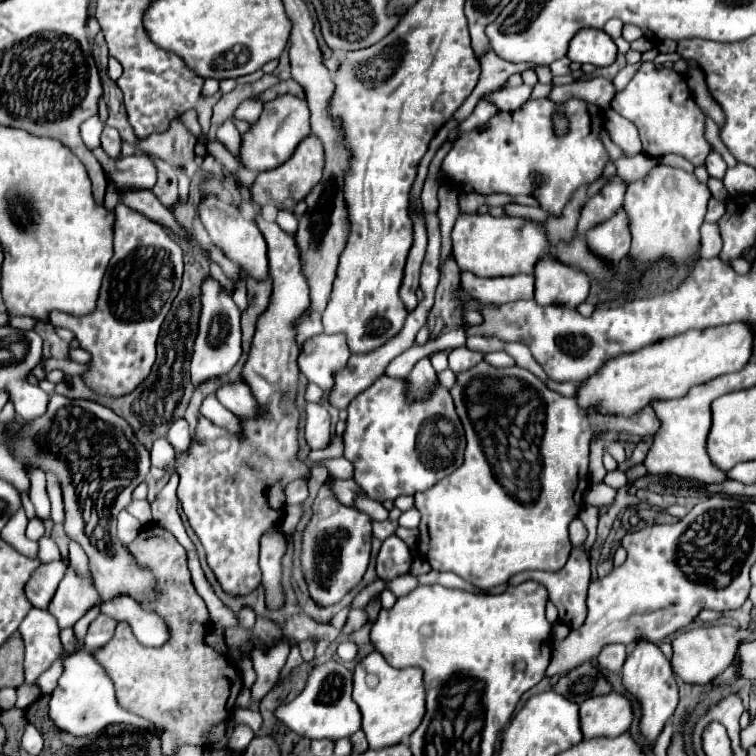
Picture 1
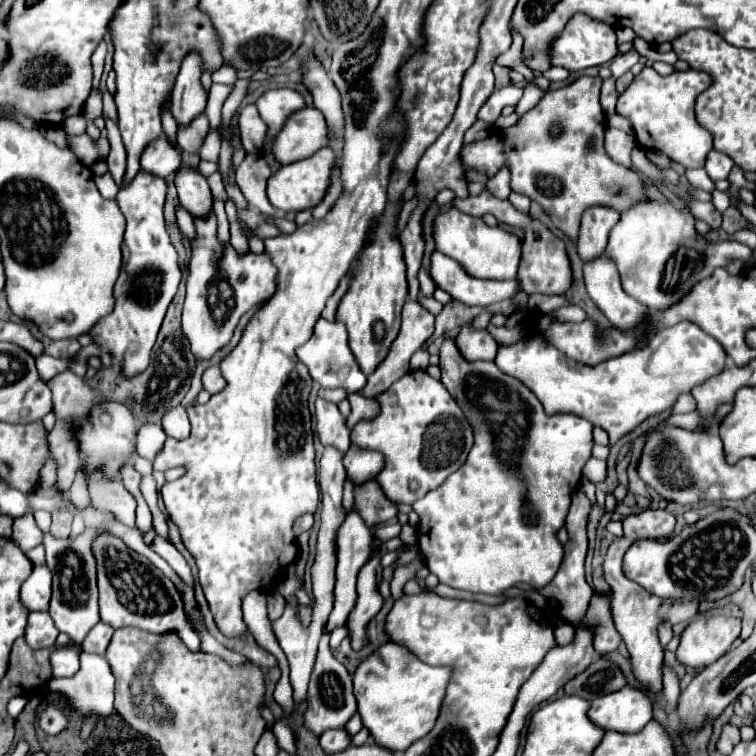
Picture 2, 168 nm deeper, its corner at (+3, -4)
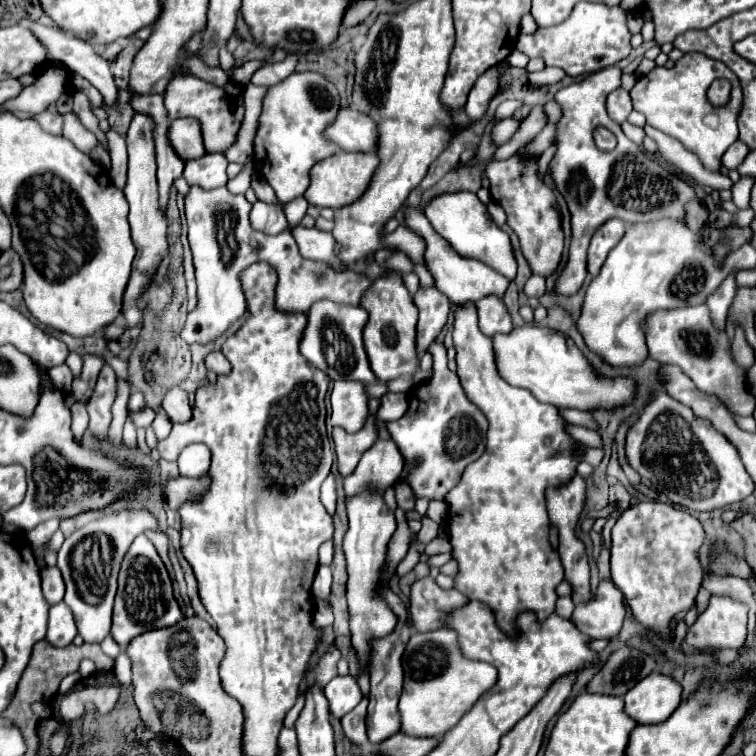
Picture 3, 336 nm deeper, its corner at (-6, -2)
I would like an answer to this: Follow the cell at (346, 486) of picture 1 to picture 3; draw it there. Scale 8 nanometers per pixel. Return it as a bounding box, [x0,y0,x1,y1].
[396,482,416,510]

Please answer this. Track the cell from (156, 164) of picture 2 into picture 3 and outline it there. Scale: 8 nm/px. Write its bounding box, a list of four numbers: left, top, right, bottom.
[170,118,206,160]

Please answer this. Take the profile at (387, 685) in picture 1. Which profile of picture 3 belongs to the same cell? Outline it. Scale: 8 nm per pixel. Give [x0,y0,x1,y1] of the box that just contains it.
[400,628,496,738]

